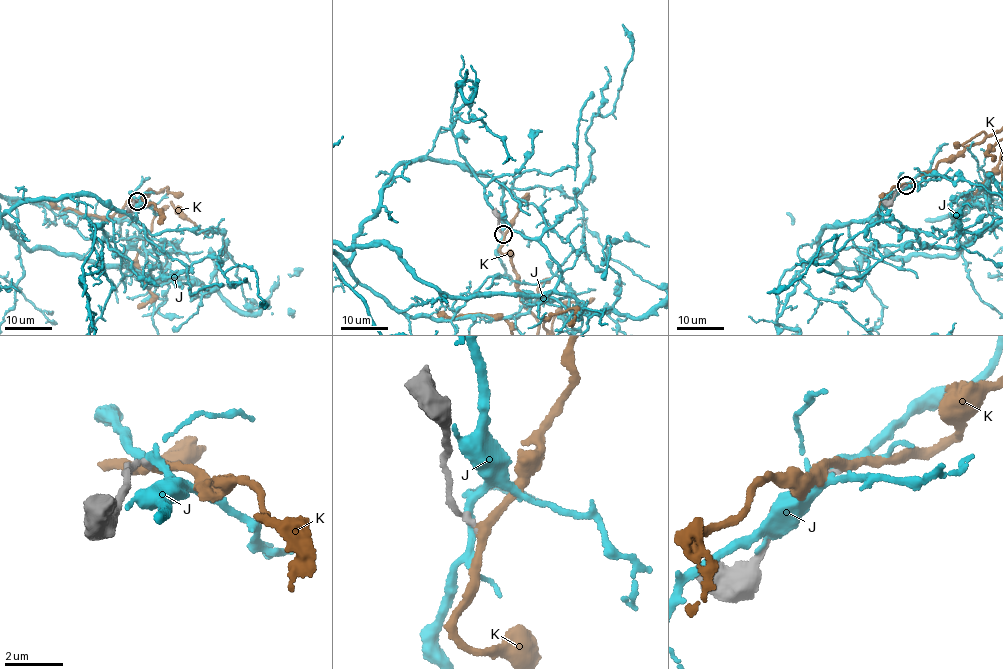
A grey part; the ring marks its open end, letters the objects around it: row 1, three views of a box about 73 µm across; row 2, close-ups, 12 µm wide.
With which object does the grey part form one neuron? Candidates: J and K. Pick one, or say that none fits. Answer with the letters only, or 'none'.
K

